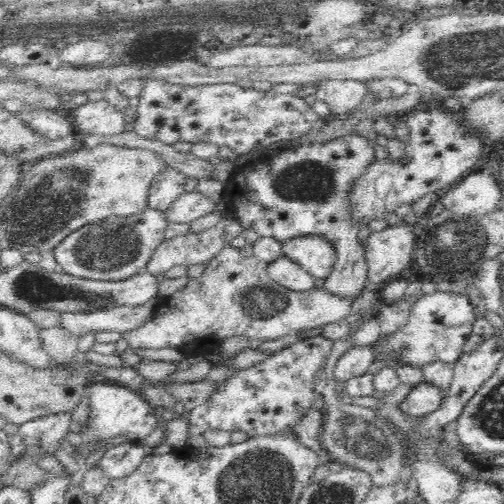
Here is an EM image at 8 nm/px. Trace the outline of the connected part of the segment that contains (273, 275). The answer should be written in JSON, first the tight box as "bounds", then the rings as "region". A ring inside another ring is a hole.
{"bounds":[267,255,316,291],"region":[[[283,255],[269,264],[267,272],[270,279],[288,291],[309,291],[316,288],[312,276]]]}

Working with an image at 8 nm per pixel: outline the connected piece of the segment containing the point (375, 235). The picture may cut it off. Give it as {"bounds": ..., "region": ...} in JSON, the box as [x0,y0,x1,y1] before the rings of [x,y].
{"bounds":[363,224,416,289],"region":[[[410,224],[388,227],[372,232],[363,246],[364,261],[368,265],[365,287],[379,289],[386,282],[399,278],[402,270],[409,267],[412,251],[416,249],[414,232]]]}

